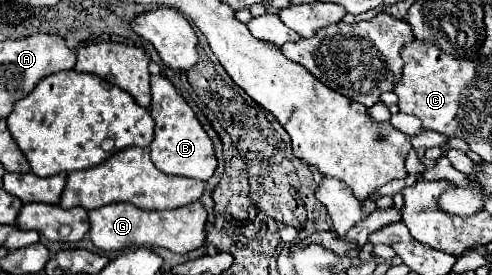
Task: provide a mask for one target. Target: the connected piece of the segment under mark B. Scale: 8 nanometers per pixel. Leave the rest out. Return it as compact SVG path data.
M151 75L151 117L155 121L155 139L149 145L153 165L165 175L181 175L199 181L207 181L217 167L217 159L213 153L213 143L205 129L201 127L193 109L185 103L185 99L177 93L169 79L161 75Z

